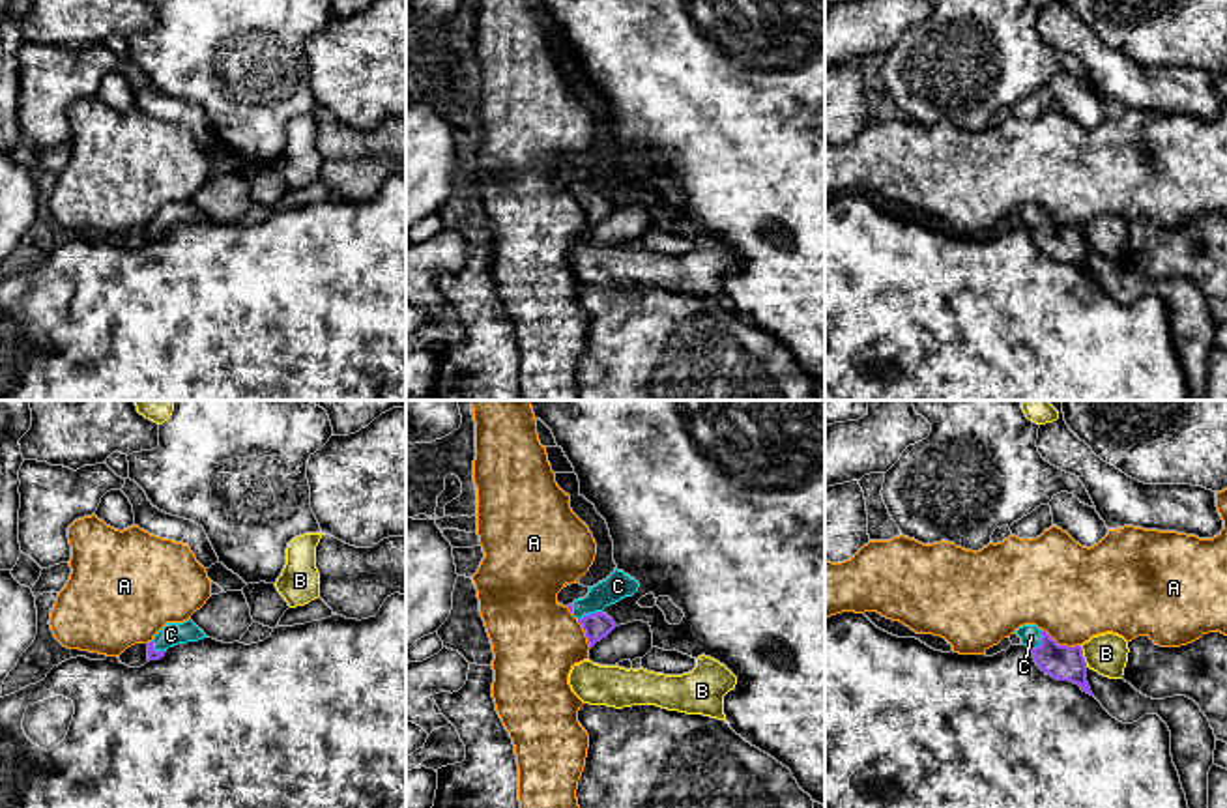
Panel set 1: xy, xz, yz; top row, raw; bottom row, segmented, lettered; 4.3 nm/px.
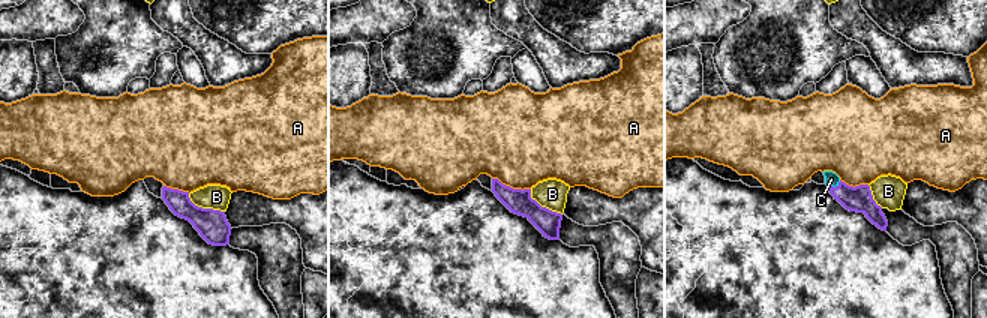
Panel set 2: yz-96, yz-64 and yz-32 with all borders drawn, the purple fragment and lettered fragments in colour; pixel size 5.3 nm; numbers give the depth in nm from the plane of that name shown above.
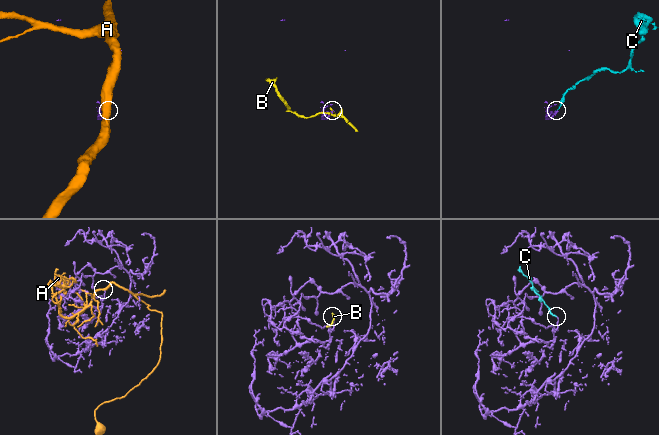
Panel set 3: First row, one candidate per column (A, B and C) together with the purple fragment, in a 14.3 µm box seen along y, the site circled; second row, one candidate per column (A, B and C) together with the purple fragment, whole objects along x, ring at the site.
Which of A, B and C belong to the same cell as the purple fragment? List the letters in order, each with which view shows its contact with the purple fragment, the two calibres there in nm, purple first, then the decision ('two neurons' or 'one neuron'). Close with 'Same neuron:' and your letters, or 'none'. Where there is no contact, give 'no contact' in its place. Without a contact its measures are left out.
A: contact in yz; calibres 150 and 400 nm; two neurons
B: contact in yz; calibres 150 and 180 nm; two neurons
C: contact in yz; calibres 150 and 90 nm; one neuron
Same neuron: C

